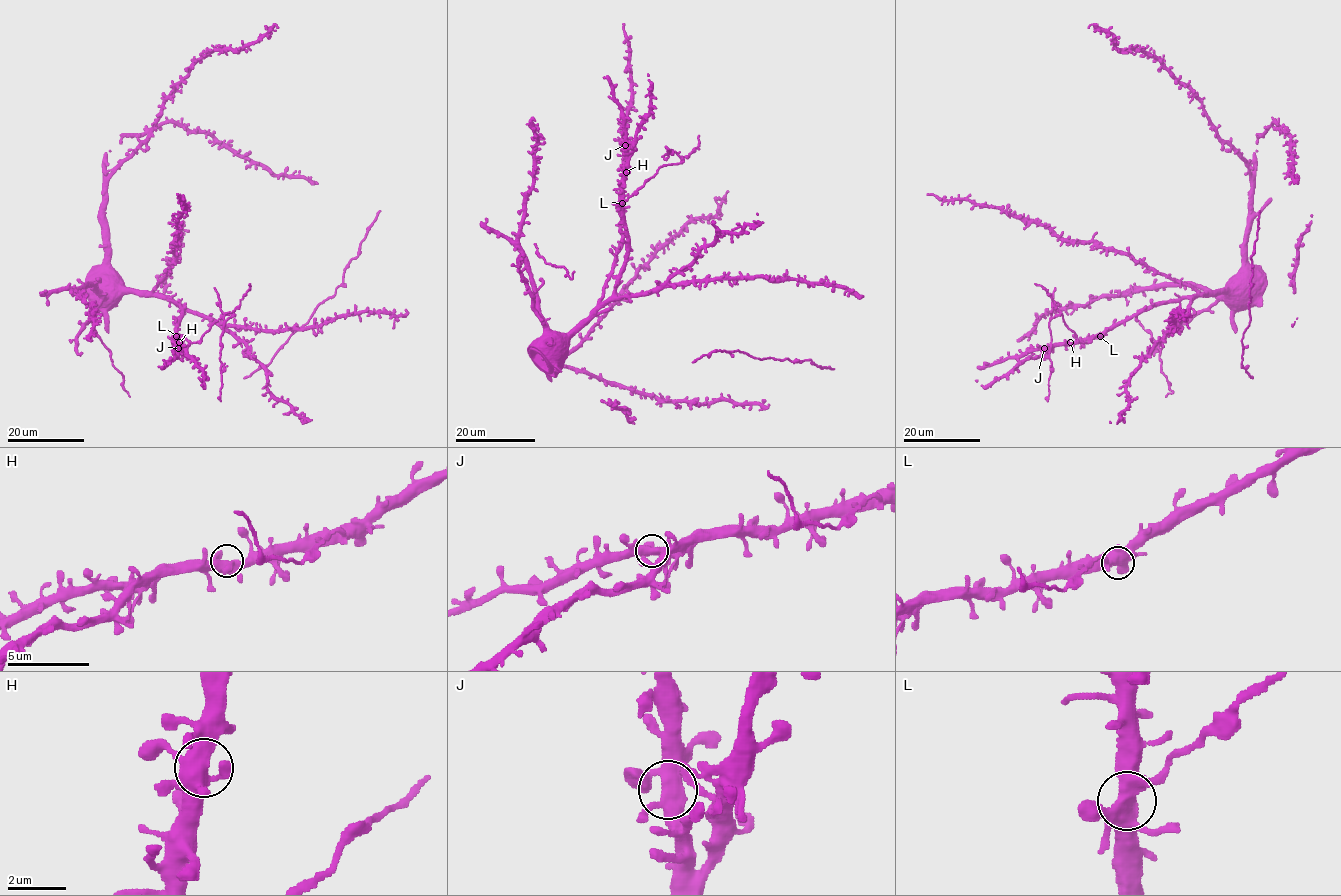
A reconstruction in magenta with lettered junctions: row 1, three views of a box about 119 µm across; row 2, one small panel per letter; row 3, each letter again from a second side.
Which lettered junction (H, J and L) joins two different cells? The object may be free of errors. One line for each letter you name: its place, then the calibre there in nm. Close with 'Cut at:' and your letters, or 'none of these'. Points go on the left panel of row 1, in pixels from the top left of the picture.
L: at (176, 336); 550 nm thick
Cut at: L

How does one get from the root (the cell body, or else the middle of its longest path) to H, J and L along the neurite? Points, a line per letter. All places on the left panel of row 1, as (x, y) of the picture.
H: (103, 288), (114, 277), (125, 288), (156, 292), (174, 301), (180, 308), (177, 329), (179, 342)
J: (103, 288), (114, 277), (125, 288), (156, 292), (174, 301), (180, 308), (177, 329), (178, 348)
L: (103, 288), (114, 277), (125, 288), (156, 292), (174, 301), (180, 308), (176, 337)

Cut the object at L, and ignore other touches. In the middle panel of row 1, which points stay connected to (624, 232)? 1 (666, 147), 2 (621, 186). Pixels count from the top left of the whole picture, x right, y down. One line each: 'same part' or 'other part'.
1: other part
2: same part

